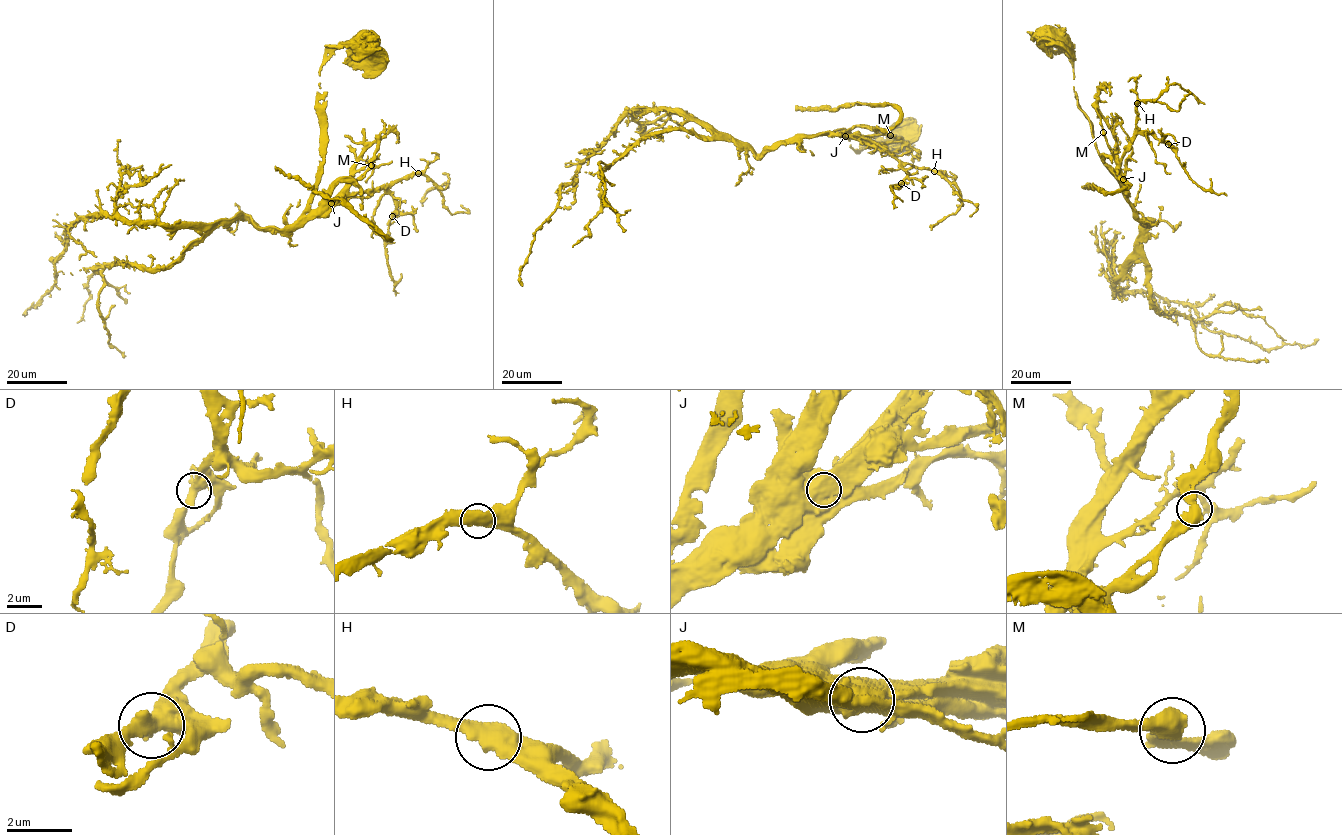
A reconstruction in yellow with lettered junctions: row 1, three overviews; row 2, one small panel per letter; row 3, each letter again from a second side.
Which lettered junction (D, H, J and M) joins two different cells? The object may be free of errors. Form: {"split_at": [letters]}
{"split_at": ["J"]}

